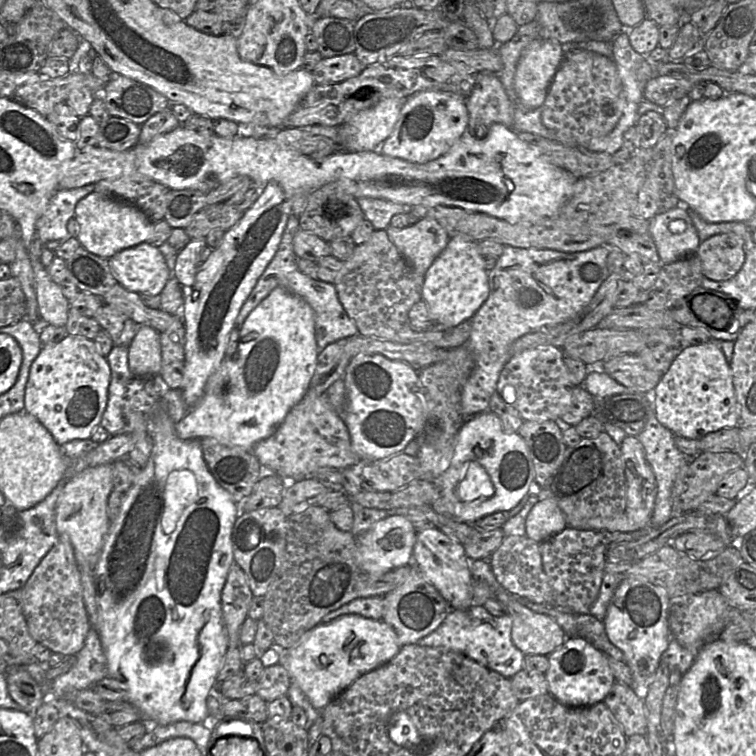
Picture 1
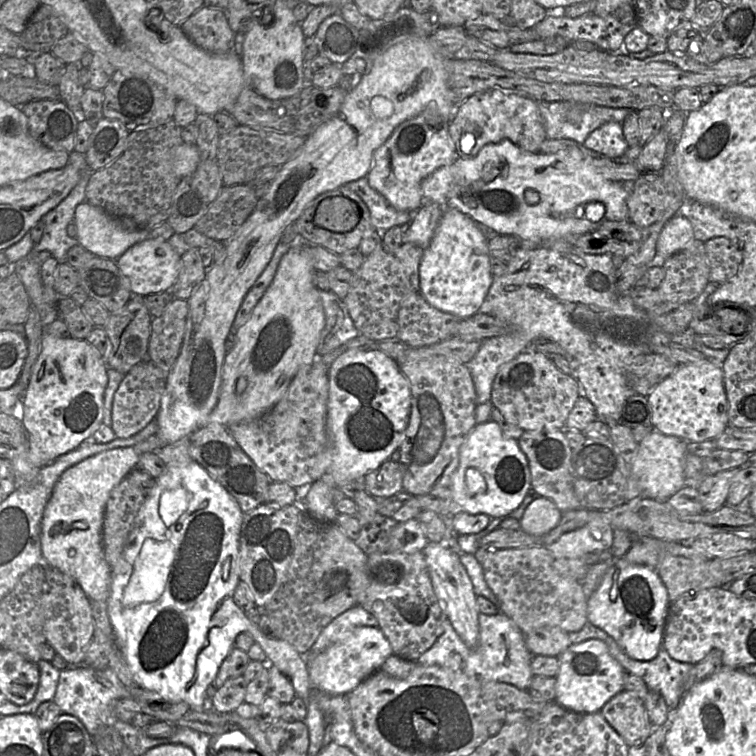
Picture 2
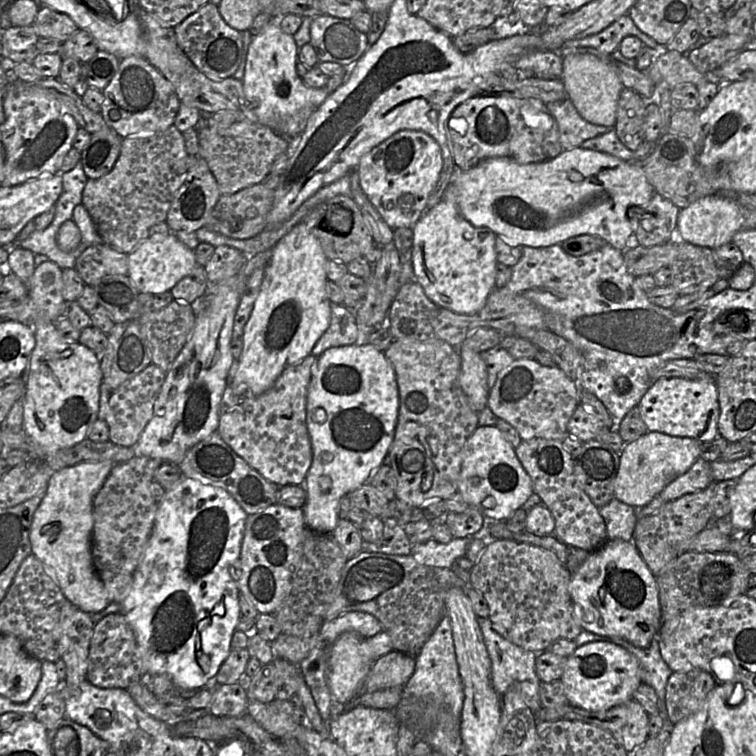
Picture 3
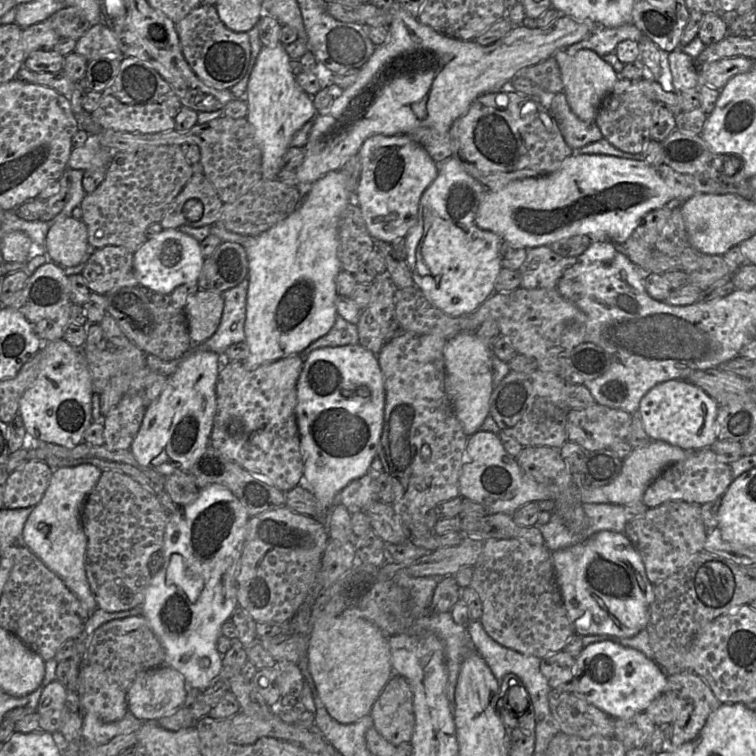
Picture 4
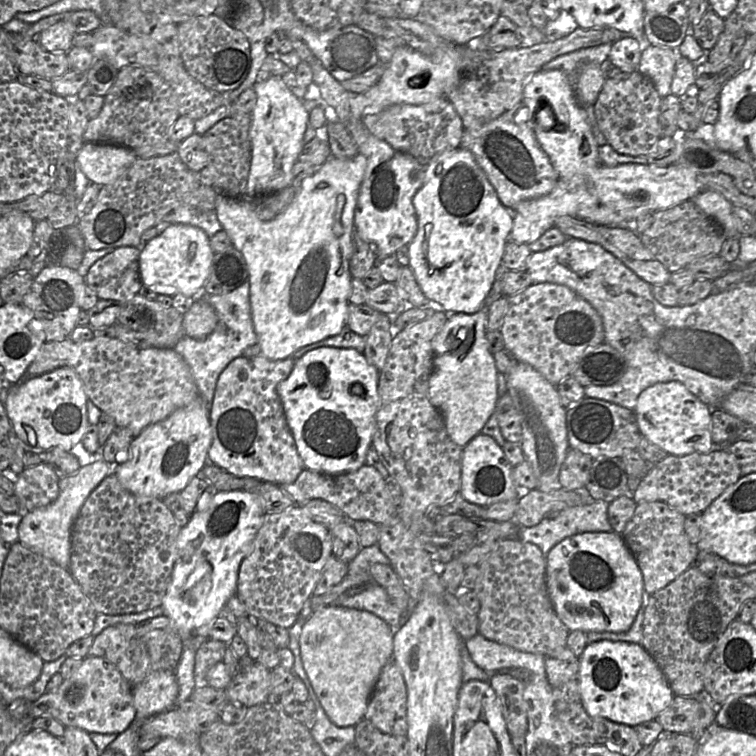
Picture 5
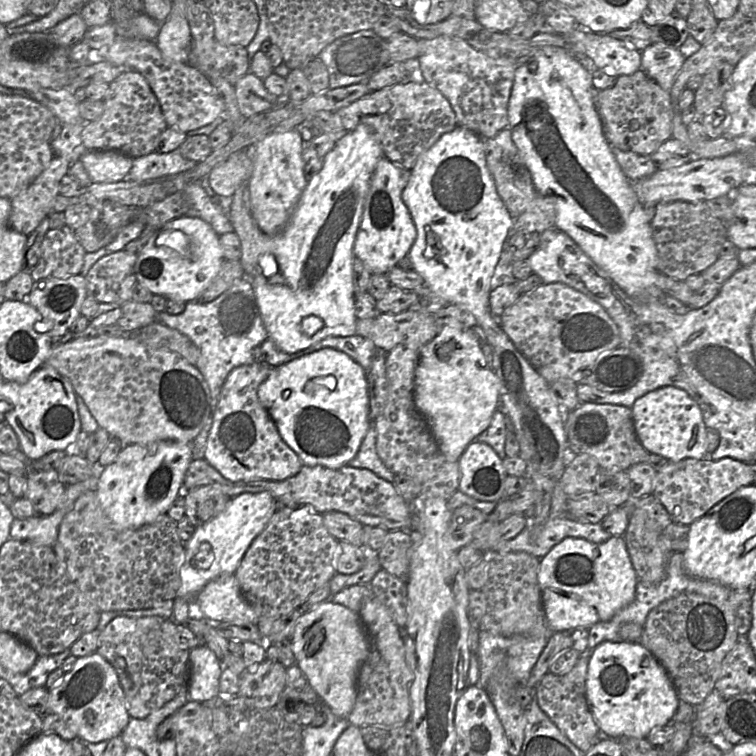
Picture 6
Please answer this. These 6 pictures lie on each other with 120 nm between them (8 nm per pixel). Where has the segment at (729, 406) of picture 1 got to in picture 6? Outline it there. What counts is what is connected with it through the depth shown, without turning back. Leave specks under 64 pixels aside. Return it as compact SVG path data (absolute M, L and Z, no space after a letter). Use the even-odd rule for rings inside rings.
M665 386L637 399L631 407L635 432L642 446L670 462L707 458L707 427L699 405L680 388Z

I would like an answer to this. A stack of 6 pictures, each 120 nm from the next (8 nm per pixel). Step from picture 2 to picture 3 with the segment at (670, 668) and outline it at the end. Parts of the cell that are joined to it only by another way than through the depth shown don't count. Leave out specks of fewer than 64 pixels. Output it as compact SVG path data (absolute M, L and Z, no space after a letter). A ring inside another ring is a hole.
M583 629L574 641L578 647L589 642L607 641L619 645L633 654L639 663L639 676L642 683L650 685L656 692L659 715L662 719L668 719L666 710L666 684L673 671L661 656L658 635L655 635L647 648L636 647L619 637L601 636Z

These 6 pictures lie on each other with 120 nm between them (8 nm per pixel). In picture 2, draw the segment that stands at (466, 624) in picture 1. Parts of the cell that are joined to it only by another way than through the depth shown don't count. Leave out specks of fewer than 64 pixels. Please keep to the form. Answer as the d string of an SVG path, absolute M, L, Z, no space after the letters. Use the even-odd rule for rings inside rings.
M479 613L479 642L477 647L467 647L449 620L446 620L443 622L443 633L416 662L422 666L447 667L479 681L503 682L520 690L527 690L533 677L532 658L533 655L525 642L525 635L513 620L502 613L496 615Z

